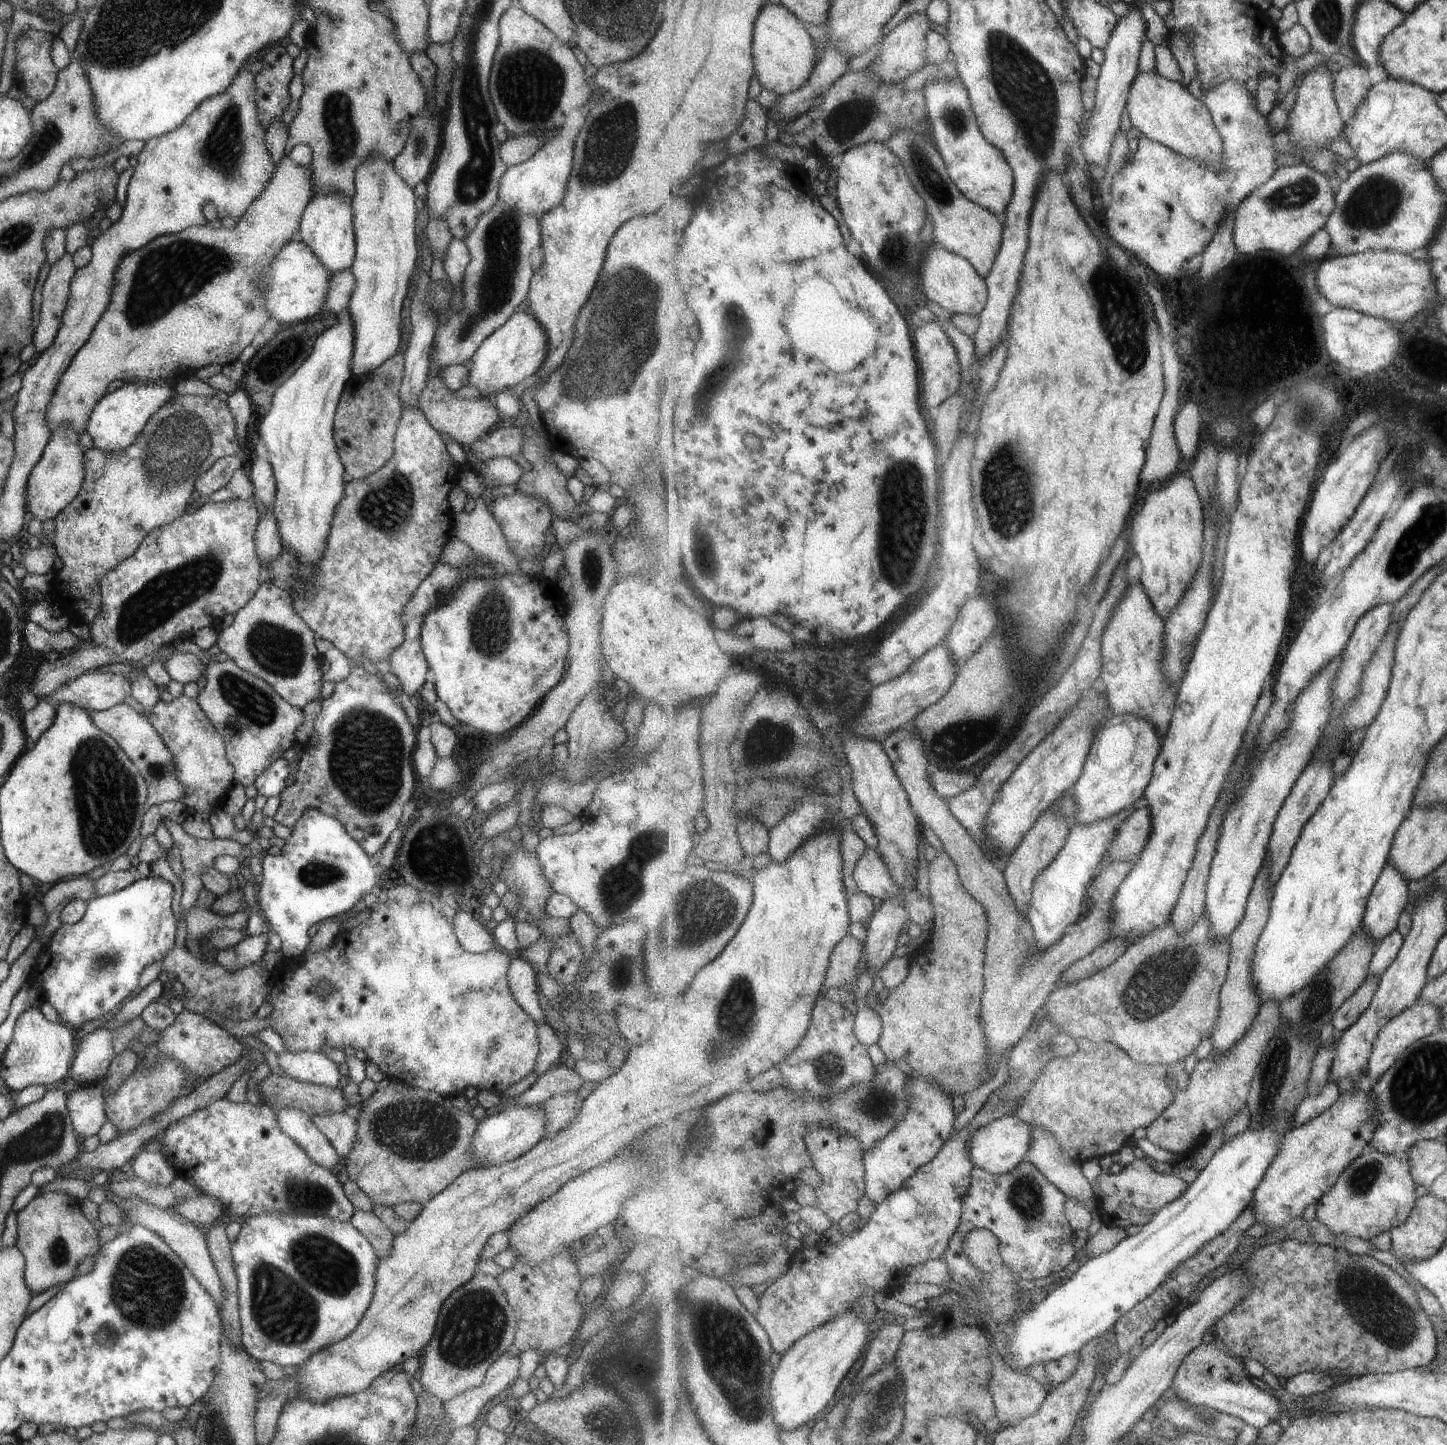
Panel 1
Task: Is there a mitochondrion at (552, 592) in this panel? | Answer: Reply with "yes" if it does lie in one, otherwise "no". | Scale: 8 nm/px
no

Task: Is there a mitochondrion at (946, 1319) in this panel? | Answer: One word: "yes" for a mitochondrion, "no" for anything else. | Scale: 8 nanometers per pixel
no

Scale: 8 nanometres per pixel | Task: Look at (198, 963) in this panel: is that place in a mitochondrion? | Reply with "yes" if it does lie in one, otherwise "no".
no

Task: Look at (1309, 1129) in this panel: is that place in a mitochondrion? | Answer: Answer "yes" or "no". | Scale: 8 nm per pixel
no

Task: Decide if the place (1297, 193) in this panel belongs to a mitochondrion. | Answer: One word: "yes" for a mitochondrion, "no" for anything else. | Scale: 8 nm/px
yes

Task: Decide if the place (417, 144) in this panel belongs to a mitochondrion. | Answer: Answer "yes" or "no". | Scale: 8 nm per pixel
yes

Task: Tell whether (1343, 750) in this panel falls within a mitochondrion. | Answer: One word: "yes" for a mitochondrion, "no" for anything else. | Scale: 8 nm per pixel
no

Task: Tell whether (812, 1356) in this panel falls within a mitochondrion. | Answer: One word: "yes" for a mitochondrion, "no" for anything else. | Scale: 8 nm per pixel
no

